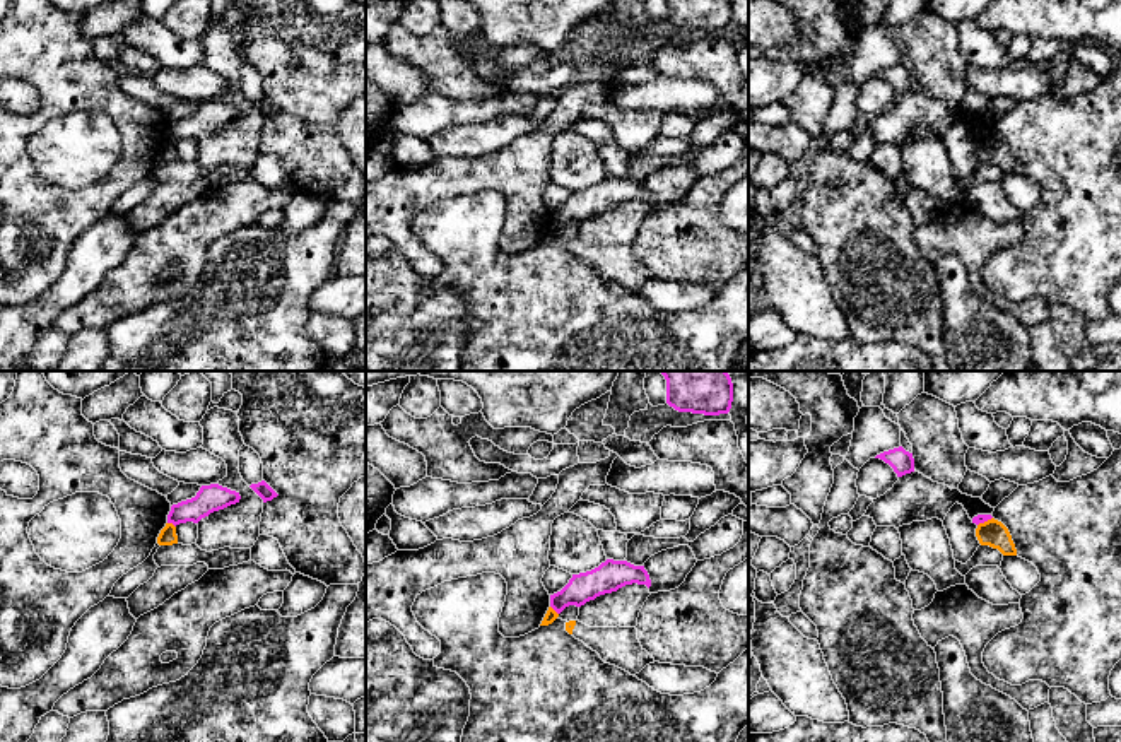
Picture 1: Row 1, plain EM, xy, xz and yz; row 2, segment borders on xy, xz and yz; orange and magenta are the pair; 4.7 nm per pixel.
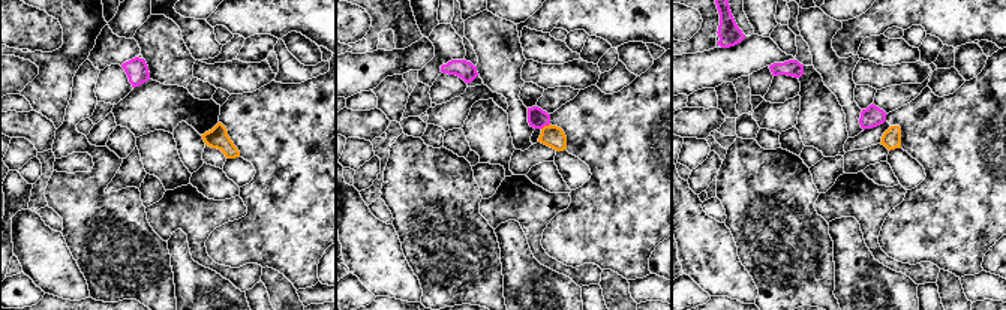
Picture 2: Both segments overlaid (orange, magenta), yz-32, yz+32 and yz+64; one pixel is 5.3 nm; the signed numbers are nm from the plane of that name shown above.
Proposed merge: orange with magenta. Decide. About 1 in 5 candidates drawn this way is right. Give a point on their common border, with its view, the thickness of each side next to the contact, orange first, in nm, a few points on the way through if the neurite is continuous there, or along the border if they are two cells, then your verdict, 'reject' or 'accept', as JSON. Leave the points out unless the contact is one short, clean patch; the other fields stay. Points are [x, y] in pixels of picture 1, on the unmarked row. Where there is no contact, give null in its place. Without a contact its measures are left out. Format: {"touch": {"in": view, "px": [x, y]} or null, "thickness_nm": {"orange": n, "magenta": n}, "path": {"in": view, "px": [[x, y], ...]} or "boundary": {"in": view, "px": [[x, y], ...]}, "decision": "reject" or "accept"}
{"touch": {"in": "xy", "px": [171, 141]}, "thickness_nm": {"orange": 80, "magenta": 130}, "boundary": {"in": "xy", "px": [[168, 139], [175, 144]]}, "decision": "reject"}

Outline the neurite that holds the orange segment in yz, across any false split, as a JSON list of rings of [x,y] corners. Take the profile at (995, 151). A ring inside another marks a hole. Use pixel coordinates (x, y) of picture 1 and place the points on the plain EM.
[[[995,135],[979,140],[976,145],[976,154],[981,162],[998,166],[1003,173],[1017,173],[1008,145]]]

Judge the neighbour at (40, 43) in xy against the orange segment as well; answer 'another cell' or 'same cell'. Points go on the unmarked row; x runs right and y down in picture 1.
another cell

